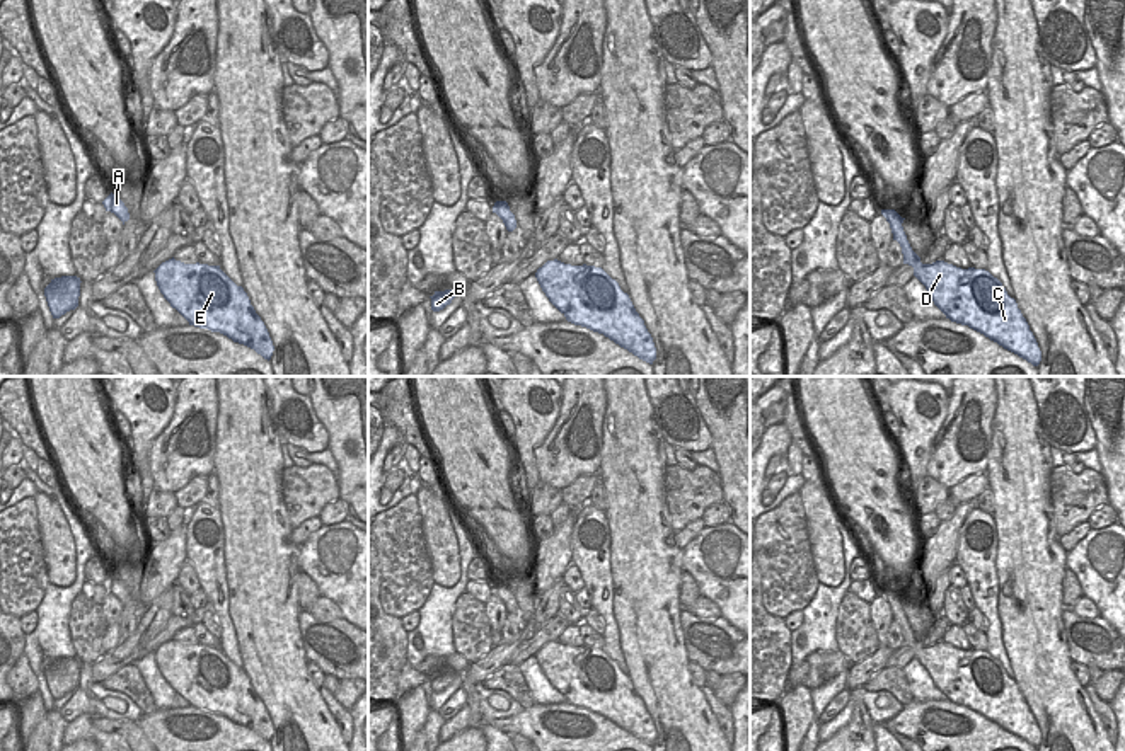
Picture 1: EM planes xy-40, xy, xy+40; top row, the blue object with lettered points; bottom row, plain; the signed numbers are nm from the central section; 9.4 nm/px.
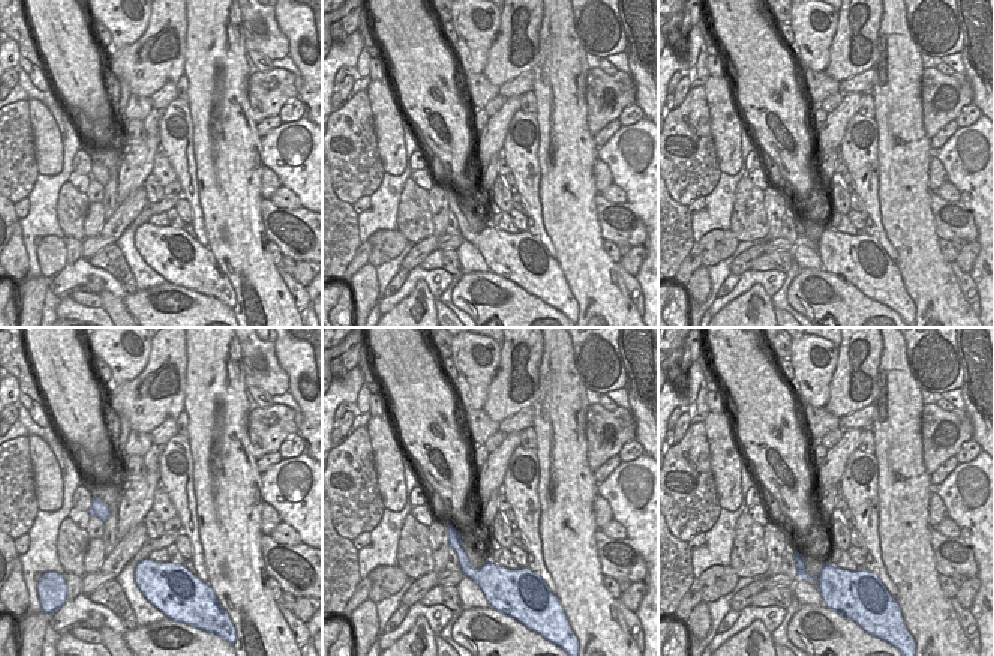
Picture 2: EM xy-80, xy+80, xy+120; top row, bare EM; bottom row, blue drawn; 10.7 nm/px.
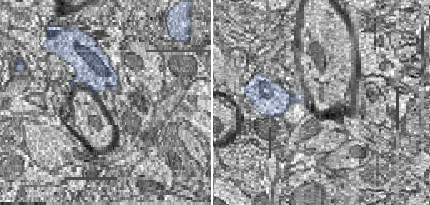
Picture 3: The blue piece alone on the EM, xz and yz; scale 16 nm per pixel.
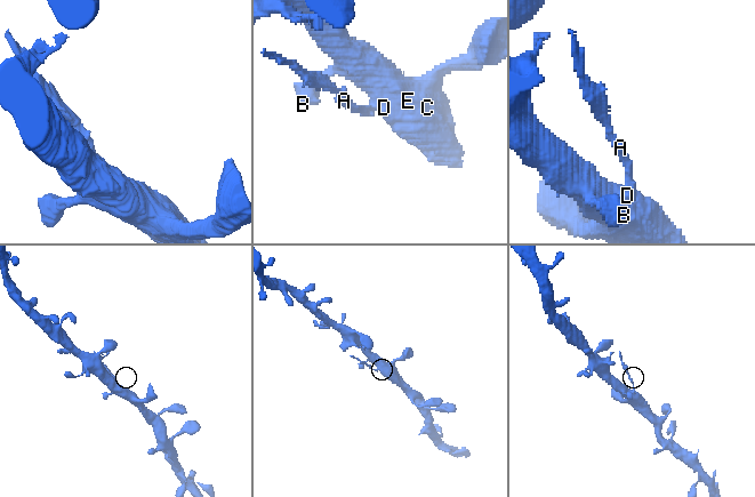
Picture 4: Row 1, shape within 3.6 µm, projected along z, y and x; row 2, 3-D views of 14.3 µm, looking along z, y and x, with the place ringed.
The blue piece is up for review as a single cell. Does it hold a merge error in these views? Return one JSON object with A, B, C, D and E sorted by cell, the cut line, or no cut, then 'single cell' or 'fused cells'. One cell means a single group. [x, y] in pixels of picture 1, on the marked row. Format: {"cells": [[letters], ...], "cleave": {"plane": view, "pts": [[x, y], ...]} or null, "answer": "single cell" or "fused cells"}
{"cells": [["A"], ["B", "C", "D", "E"]], "cleave": {"plane": "xy+40", "pts": [[919, 259], [921, 280]]}, "answer": "fused cells"}

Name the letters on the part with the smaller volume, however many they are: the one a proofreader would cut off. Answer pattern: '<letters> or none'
A

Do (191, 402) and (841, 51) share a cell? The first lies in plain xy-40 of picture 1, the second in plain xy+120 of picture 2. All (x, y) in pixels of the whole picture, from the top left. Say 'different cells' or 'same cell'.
same cell

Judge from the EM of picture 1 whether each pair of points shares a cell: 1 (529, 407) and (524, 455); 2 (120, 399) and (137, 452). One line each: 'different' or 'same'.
1: same
2: same

